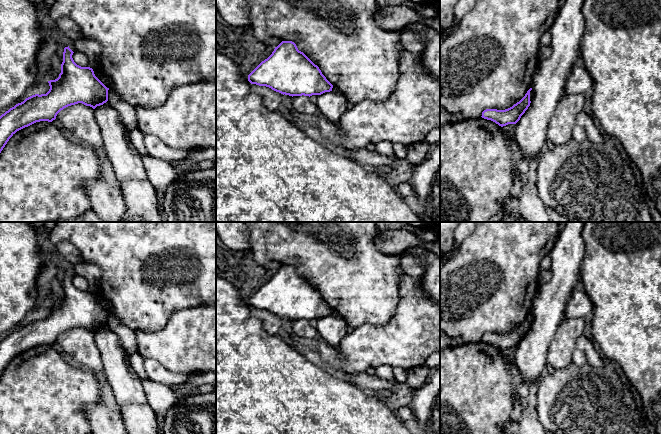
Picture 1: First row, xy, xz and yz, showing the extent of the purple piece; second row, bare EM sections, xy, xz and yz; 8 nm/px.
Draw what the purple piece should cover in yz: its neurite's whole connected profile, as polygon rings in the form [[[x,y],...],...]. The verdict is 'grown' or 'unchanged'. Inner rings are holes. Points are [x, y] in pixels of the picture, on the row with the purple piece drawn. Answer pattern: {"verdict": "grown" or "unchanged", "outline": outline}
{"verdict": "unchanged", "outline": [[[530,88],[525,96],[512,107],[505,110],[486,109],[482,112],[481,117],[487,120],[491,120],[501,127],[508,124],[516,124],[530,106],[531,90],[532,88]]]}

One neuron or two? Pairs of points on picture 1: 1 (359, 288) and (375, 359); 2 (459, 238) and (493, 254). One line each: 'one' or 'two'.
1: two
2: two

